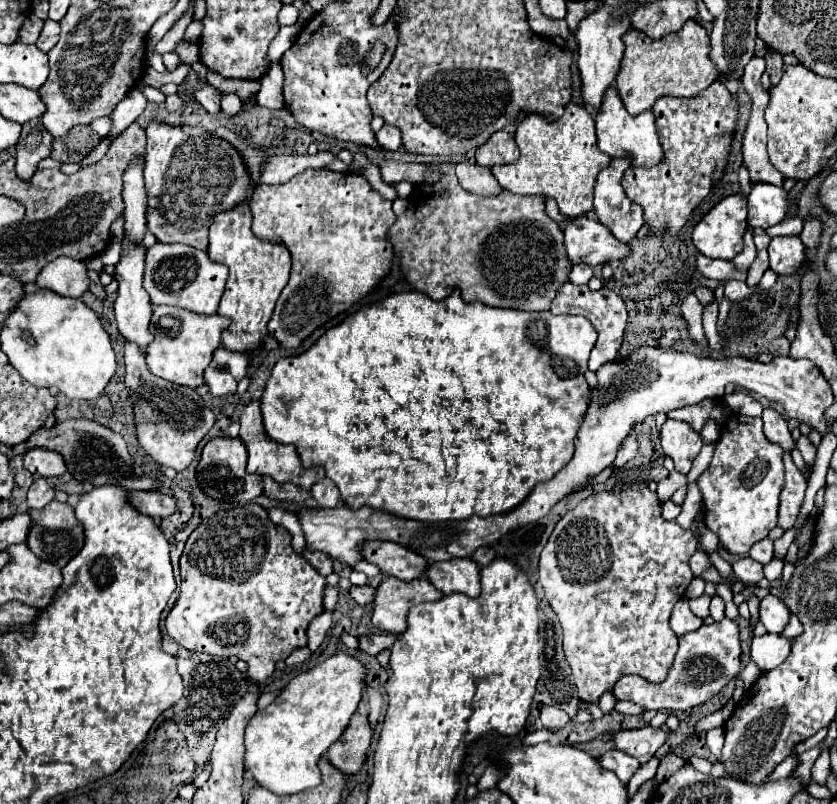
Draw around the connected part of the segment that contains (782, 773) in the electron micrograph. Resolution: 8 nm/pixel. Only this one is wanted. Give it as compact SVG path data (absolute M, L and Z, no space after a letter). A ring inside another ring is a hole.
M787 757L785 761L781 761L781 763L779 763L779 765L773 769L773 773L769 773L769 775L767 775L767 781L785 779L785 777L787 777L787 775L789 775L789 773L795 769L795 767L793 767L795 763L797 763L797 757Z

